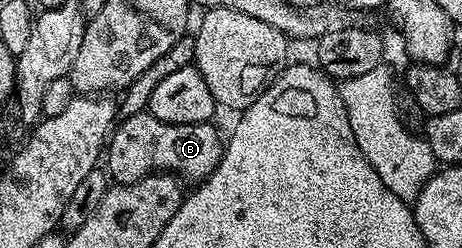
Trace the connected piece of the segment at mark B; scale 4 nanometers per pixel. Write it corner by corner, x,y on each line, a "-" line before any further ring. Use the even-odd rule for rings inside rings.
142,112
133,114
129,118
121,118
116,123
111,137
107,142
107,173
114,183
138,182
140,178
146,178
154,172
172,172
182,179
197,178
204,180
209,173
219,164
223,149
223,134
213,127
212,121
199,124
167,124
159,120
154,114

